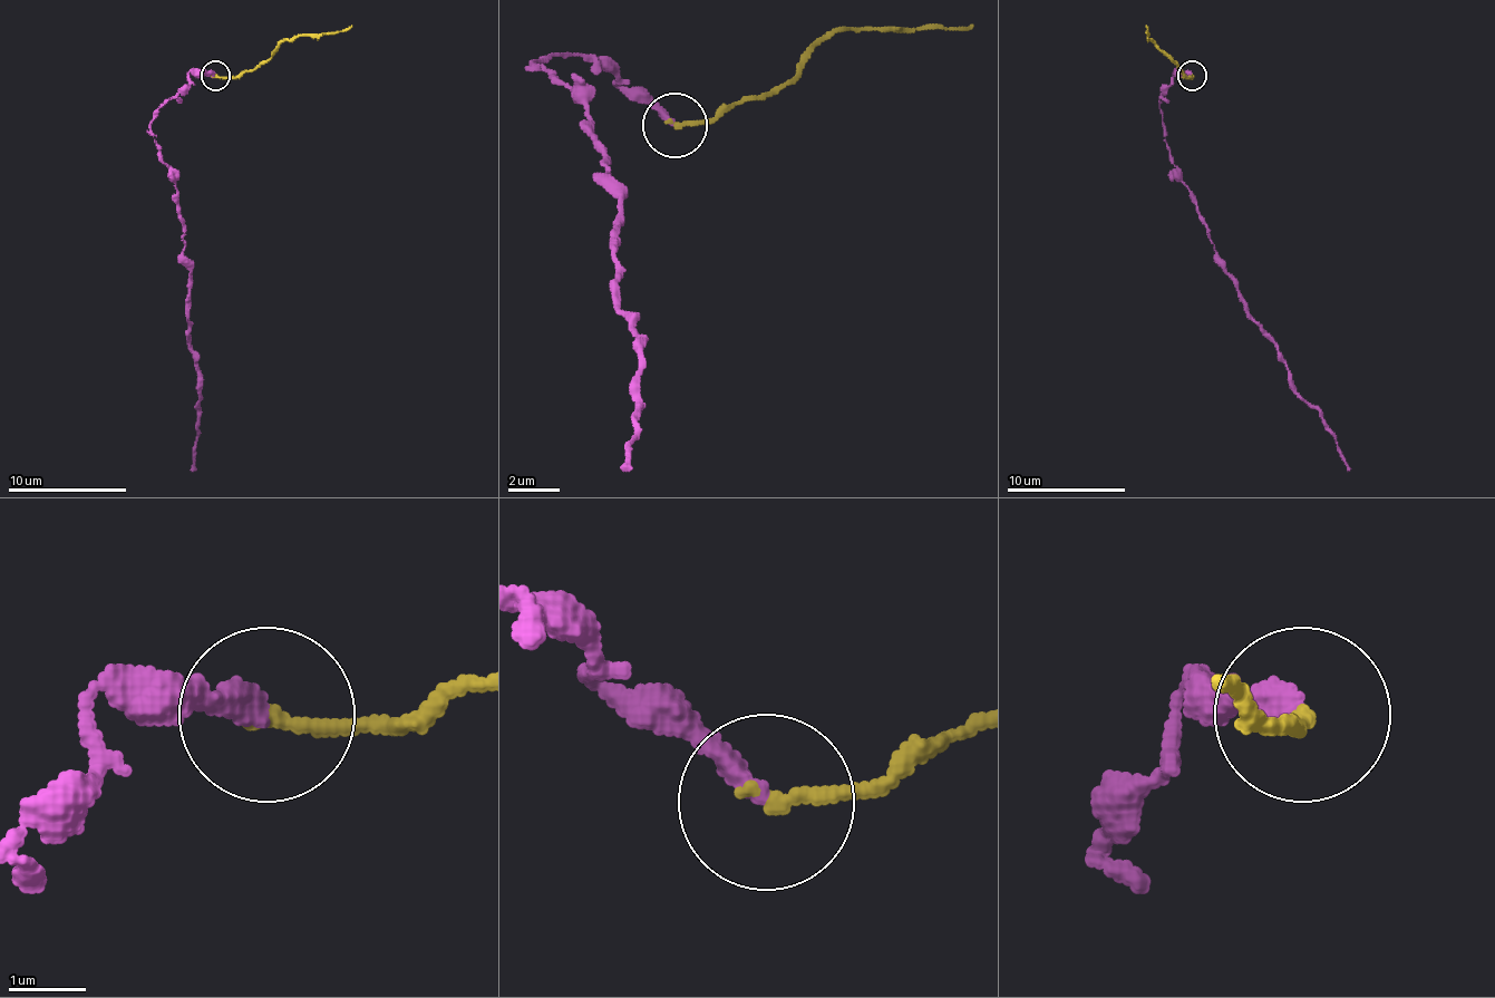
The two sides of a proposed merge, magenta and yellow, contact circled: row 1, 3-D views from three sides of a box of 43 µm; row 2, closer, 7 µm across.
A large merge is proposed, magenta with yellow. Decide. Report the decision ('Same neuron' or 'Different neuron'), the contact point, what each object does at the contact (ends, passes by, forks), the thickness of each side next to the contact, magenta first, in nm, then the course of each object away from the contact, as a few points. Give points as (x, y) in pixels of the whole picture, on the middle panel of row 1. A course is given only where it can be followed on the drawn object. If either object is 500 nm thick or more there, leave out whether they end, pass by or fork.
Same neuron. Place: (675, 125). At the ring magenta ends. At the ring yellow ends. Thickness 320 nm (magenta) against 200 nm. Course of magenta: (672, 124), (575, 52), (531, 66), (589, 117), (621, 201), (614, 298), (640, 427), (621, 466). Course of yellow: (672, 124), (711, 124), (764, 98), (847, 27), (970, 27)

